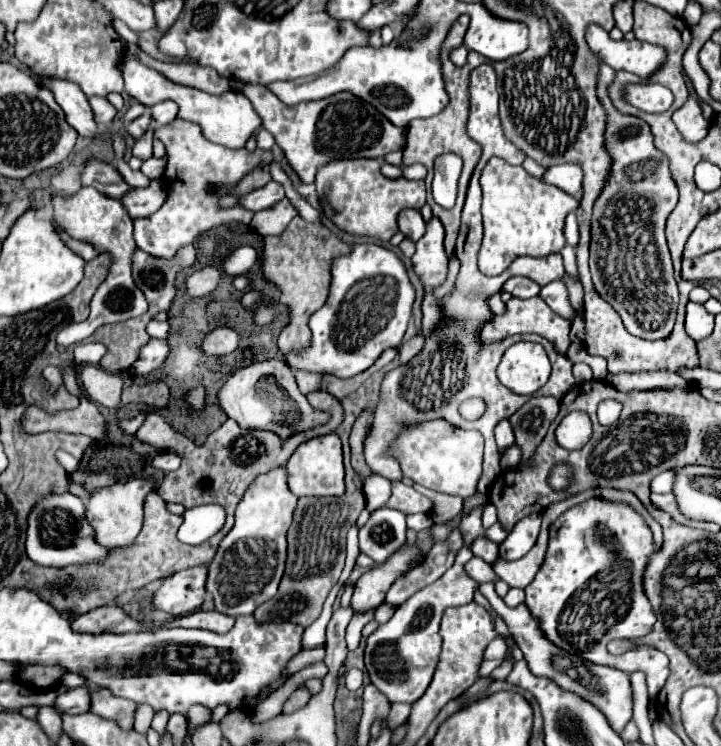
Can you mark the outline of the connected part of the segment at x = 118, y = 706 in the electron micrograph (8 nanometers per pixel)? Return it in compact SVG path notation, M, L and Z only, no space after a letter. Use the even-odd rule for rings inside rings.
M106 688L92 692L92 708L90 708L90 712L100 714L100 716L110 718L110 720L116 720L126 730L132 728L134 710L136 710L136 702L130 702L126 698L118 698Z

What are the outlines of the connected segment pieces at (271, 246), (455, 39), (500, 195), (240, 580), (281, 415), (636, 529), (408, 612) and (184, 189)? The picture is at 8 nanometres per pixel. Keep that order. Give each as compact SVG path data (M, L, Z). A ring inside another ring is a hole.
M296 216L280 236L264 238L264 276L280 286L280 302L290 306L290 324L278 336L278 348L282 354L300 352L312 344L308 318L328 298L332 258L348 252L350 246L334 236L324 224L308 222L302 216Z
M464 14L458 18L458 22L454 22L444 46L442 46L442 54L440 54L440 62L442 62L442 68L444 68L444 78L448 80L448 94L450 94L450 104L446 106L446 112L444 114L438 114L434 118L426 118L426 120L414 120L410 122L408 130L406 130L406 148L404 148L404 166L412 164L412 162L420 162L427 168L426 176L426 190L427 198L426 202L432 206L432 212L434 216L438 216L446 228L446 240L444 240L444 248L446 248L446 254L448 256L454 256L454 250L456 245L457 236L459 233L461 223L461 212L464 206L466 193L468 190L468 184L470 184L470 178L472 178L472 172L482 156L482 146L478 142L472 142L472 138L466 134L466 122L468 122L468 114L470 114L470 94L468 94L468 86L470 86L470 71L474 66L486 62L486 58L482 58L482 54L478 52L470 52L468 54L468 64L464 66L454 66L452 60L450 60L450 52L458 46L462 46L462 38L466 34L466 26L468 26L468 20L470 16ZM464 148L466 148L466 156L464 156ZM444 152L458 152L462 156L464 162L462 174L458 181L458 195L456 199L456 206L446 210L442 206L438 206L430 194L430 182L433 179L433 163L436 156L444 154Z
M490 158L482 172L480 186L484 192L482 214L486 218L486 240L500 240L500 248L494 250L502 250L502 270L506 270L516 256L548 256L564 248L566 216L578 208L574 196L534 178L522 166L512 166L502 158Z
M286 468L270 470L262 476L258 476L248 490L244 492L242 500L238 502L236 508L236 524L230 530L230 534L220 542L218 554L214 556L214 562L208 566L208 582L206 588L214 596L216 610L228 616L242 616L242 614L252 614L260 604L268 602L280 584L280 578L284 574L284 562L286 562L286 534L292 524L292 516L296 510L298 498L290 492L288 488L288 472Z
M280 358L254 362L246 368L236 370L218 392L218 402L228 418L236 420L244 430L270 430L280 436L282 442L288 440L290 434L294 436L298 432L306 432L330 420L328 412L310 406L308 398L296 384L292 368Z
M590 498L566 510L552 524L546 558L534 580L526 586L526 606L530 606L532 615L540 620L540 629L546 630L550 642L594 664L612 666L626 674L644 672L650 698L656 698L668 678L668 658L664 652L641 645L614 656L604 648L614 638L640 638L652 630L656 616L644 592L644 570L652 554L652 530L630 504ZM580 598L584 598L590 620L576 622L576 614L580 614ZM580 638L586 638L586 646L580 646Z
M482 508L461 517L458 528L462 530L464 545L458 550L452 568L446 570L440 580L436 580L434 584L422 588L420 592L410 596L404 604L400 604L396 608L394 616L386 624L382 624L374 634L368 636L366 652L364 652L364 664L366 664L366 670L368 670L368 676L370 676L372 684L390 702L408 702L408 704L412 704L426 692L426 688L428 688L428 684L432 680L434 668L436 668L438 652L440 652L438 628L440 628L440 620L444 616L444 610L450 608L450 606L466 604L468 596L474 596L474 592L478 590L480 582L472 580L464 570L466 562L472 558L470 544L475 538L482 535L496 543L501 543L508 536L508 532L500 522L496 522L489 529L484 529L481 519Z
M176 118L164 126L156 126L154 136L160 138L166 146L166 172L164 180L168 184L168 198L156 210L152 216L136 218L134 220L134 240L136 246L156 258L174 258L176 252L188 244L196 244L208 230L232 224L232 222L244 222L250 224L254 212L244 208L220 208L218 200L228 196L230 190L254 168L260 164L270 164L274 160L272 150L230 150L226 146L208 142L200 130L198 124L186 122L182 118Z

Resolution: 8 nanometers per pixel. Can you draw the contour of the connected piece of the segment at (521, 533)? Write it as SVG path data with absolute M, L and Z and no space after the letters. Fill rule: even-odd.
M540 514L524 516L512 528L512 534L500 544L498 558L506 560L506 562L522 558L534 546L536 538L538 538L538 530L540 530Z

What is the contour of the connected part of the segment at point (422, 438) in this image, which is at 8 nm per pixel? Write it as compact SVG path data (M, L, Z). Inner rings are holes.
M434 420L404 430L396 440L392 454L400 460L404 476L414 482L436 492L468 498L476 494L476 486L482 476L482 450L484 438L478 430L460 430L442 420Z

